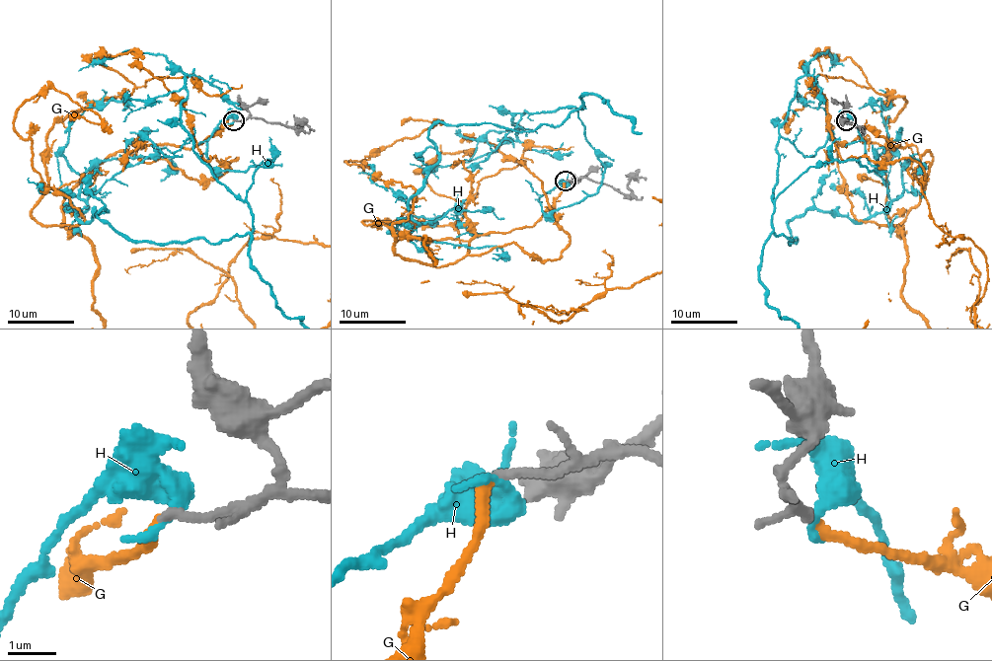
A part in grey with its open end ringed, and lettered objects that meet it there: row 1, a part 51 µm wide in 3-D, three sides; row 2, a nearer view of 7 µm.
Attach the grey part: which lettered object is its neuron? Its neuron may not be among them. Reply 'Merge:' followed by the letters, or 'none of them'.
Merge: G

